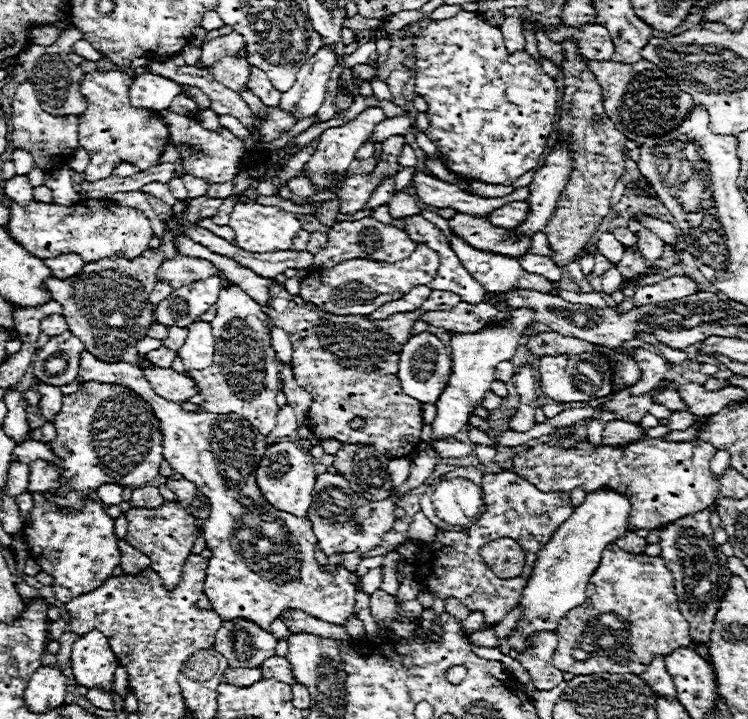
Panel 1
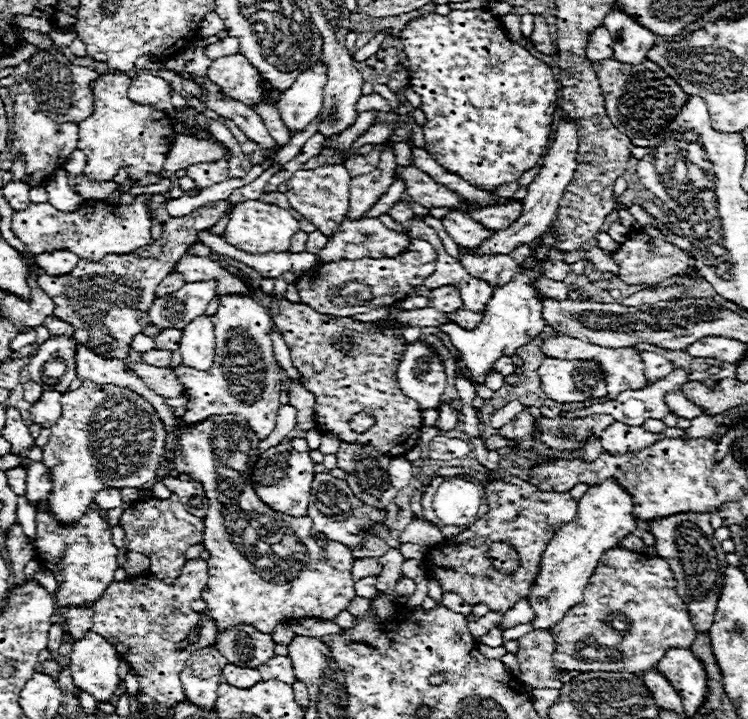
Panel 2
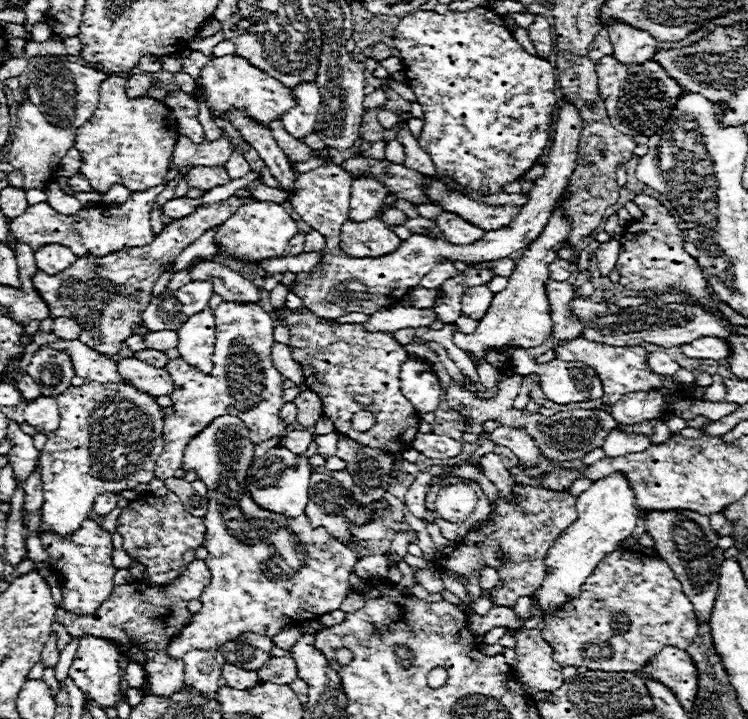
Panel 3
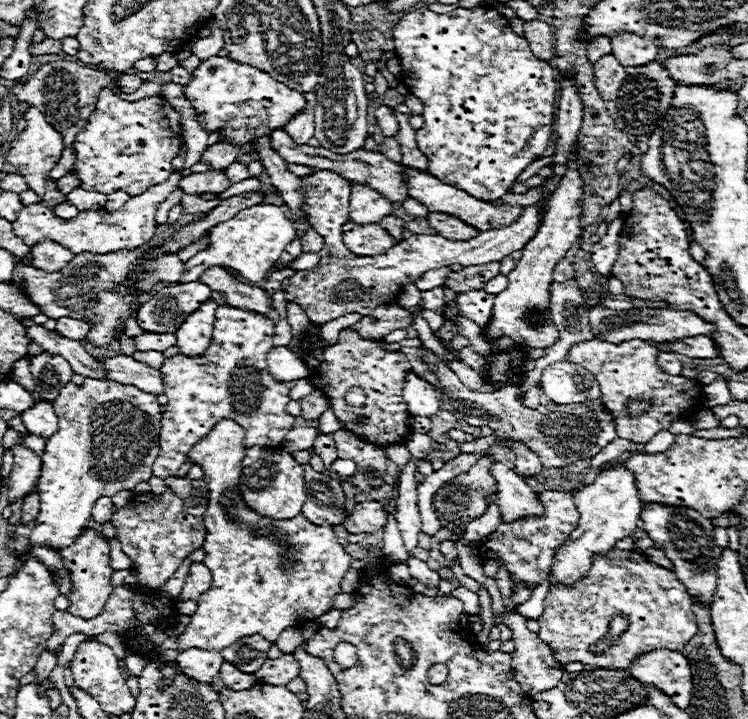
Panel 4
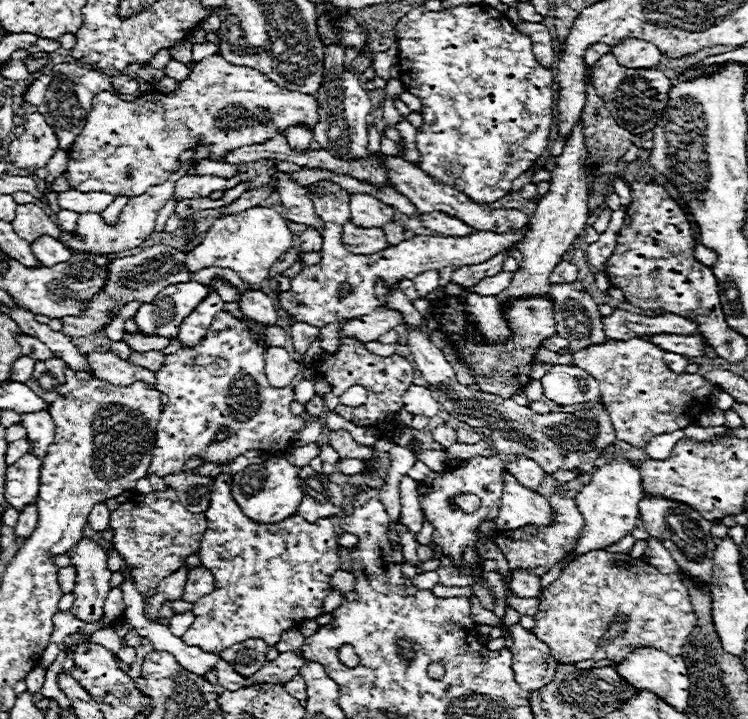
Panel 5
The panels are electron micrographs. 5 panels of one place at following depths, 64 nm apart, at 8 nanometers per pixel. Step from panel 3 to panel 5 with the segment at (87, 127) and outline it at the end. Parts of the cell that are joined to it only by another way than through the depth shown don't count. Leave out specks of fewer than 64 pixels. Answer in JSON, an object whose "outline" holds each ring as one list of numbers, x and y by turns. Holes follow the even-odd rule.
{"outline":[[214,54,214,56,208,56,204,58,202,62,198,62,188,80,182,80,180,82,180,88,174,92,174,94,162,94,162,92,152,92,152,94,144,94,140,98,136,98,134,102,124,102,120,100,118,96,110,94,110,92,100,92,96,98,94,98,94,104,92,104,92,112,88,116,88,122,86,126,82,128,80,136,74,140,72,148,70,148,70,160,68,160,68,166,66,166,66,172,64,176,70,180,70,186,80,190,80,192,108,192,108,194,122,194,122,196,140,196,144,190,148,190,150,186,158,186,158,184,164,184,168,180,168,176,172,172,176,172,180,168,178,164,178,156,184,152,184,150,190,150,196,142,196,138,202,140,202,144,212,144,212,150,210,150,210,160,220,160,224,156,224,152,230,152,234,148,242,148,242,146,252,146,252,144,262,144,266,140,270,140,276,132,286,132,288,126,292,124,316,124,318,120,318,114,316,114,316,98,310,96,310,94,302,94,302,92,292,92,292,90,286,90,286,88,280,88,278,84,274,84,268,76,264,76,262,72,254,70,254,68,248,68,248,66,234,66,230,62,226,62,220,54]]}

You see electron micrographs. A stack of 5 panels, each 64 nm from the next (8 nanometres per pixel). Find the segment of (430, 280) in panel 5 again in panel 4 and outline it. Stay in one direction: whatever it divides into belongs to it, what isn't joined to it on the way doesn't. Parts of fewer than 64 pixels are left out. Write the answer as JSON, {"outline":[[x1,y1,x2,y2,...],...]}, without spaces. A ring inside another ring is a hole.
{"outline":[[436,268,432,272,426,272,424,276,420,276,420,280,416,280,416,288,418,290,432,290,444,284,444,280,448,278,452,270,450,268]]}

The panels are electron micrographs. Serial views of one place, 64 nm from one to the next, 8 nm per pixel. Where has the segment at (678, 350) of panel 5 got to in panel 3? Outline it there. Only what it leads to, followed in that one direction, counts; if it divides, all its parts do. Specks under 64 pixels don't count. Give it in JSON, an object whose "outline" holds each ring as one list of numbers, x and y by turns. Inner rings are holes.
{"outline":[[704,336,700,340,694,340,692,344,680,346,680,352,688,358,708,358,708,360,728,360,732,350,730,344,724,338,716,336]]}

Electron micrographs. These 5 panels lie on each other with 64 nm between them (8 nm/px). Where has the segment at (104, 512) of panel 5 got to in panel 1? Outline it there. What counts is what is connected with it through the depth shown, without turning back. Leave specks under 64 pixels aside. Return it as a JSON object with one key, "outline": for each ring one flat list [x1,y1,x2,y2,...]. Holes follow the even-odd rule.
{"outline":[[102,484,96,490,96,496,98,496,98,500,102,504,114,506,114,504,122,502,122,490,124,490,124,486,120,486,120,484]]}

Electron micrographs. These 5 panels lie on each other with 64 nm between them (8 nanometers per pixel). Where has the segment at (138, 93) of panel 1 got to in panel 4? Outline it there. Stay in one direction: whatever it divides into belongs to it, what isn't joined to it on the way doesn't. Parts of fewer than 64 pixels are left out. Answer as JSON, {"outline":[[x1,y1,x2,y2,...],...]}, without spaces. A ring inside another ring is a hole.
{"outline":[[124,74,124,76,120,76,120,88,122,88,122,92,126,92,126,94,132,94,132,92,136,92,140,86,142,86,142,78,138,76,138,74]]}

